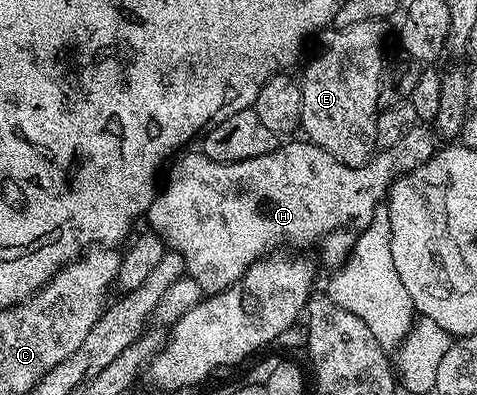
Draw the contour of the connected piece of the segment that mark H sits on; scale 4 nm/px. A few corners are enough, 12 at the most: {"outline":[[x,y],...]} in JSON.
{"outline":[[437,136],[180,154],[145,219],[204,293],[280,249],[342,267]]}

